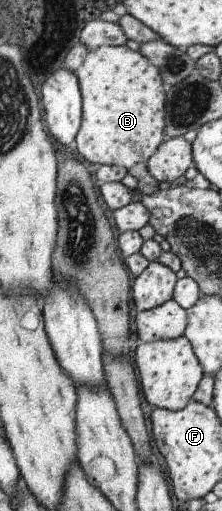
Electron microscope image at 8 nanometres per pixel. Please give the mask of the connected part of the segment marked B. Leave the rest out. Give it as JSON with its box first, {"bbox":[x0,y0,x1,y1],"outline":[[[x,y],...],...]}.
{"bbox":[75,45,167,168],"outline":[[[103,45],[93,49],[86,56],[86,59],[82,62],[82,65],[75,71],[77,78],[79,79],[79,86],[81,89],[81,96],[83,99],[83,112],[81,117],[81,124],[76,134],[76,143],[80,155],[84,159],[90,161],[90,163],[100,163],[109,166],[122,166],[125,168],[131,168],[138,163],[146,163],[150,156],[158,149],[158,146],[165,140],[164,139],[164,126],[165,126],[165,101],[167,86],[163,82],[159,69],[149,60],[145,55],[142,55],[140,51],[133,51],[128,46],[107,46]]]}

